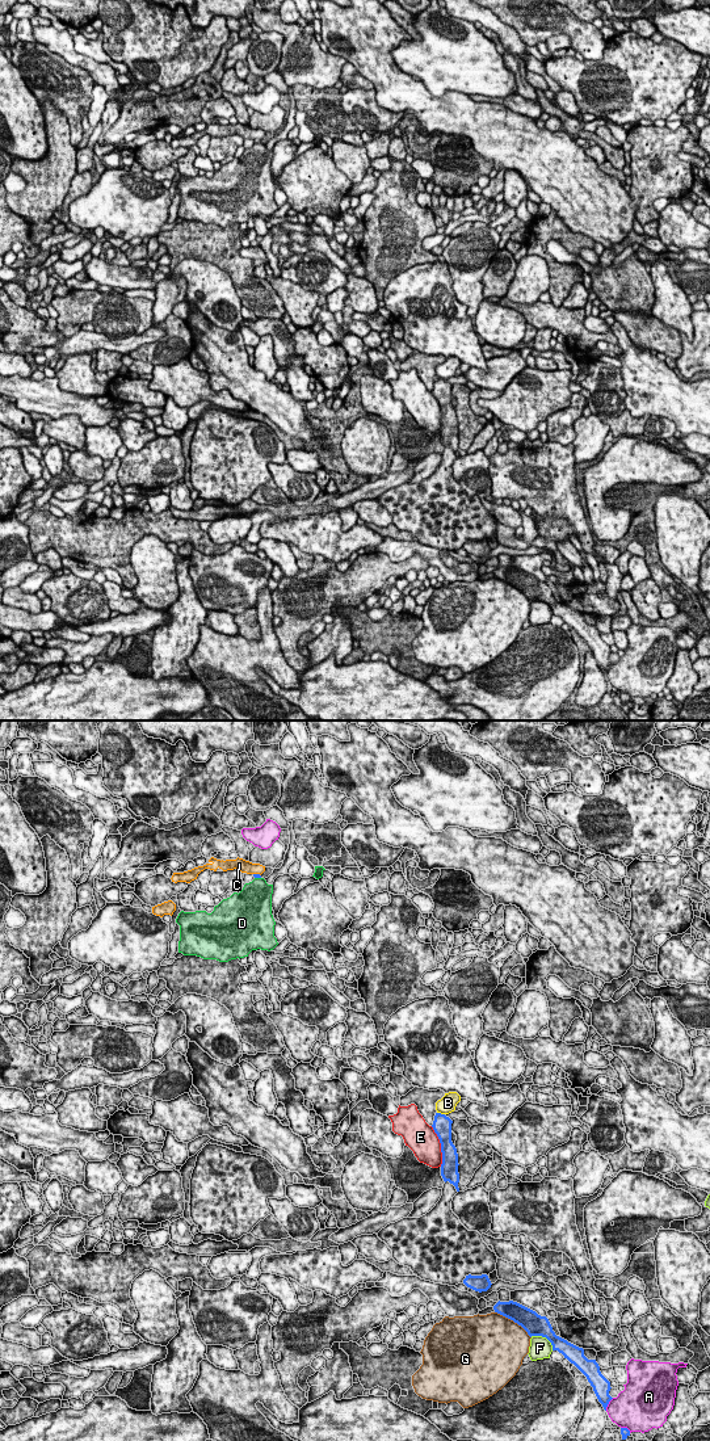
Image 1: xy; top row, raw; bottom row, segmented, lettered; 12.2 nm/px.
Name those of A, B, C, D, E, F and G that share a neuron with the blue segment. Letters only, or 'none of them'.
none of them

